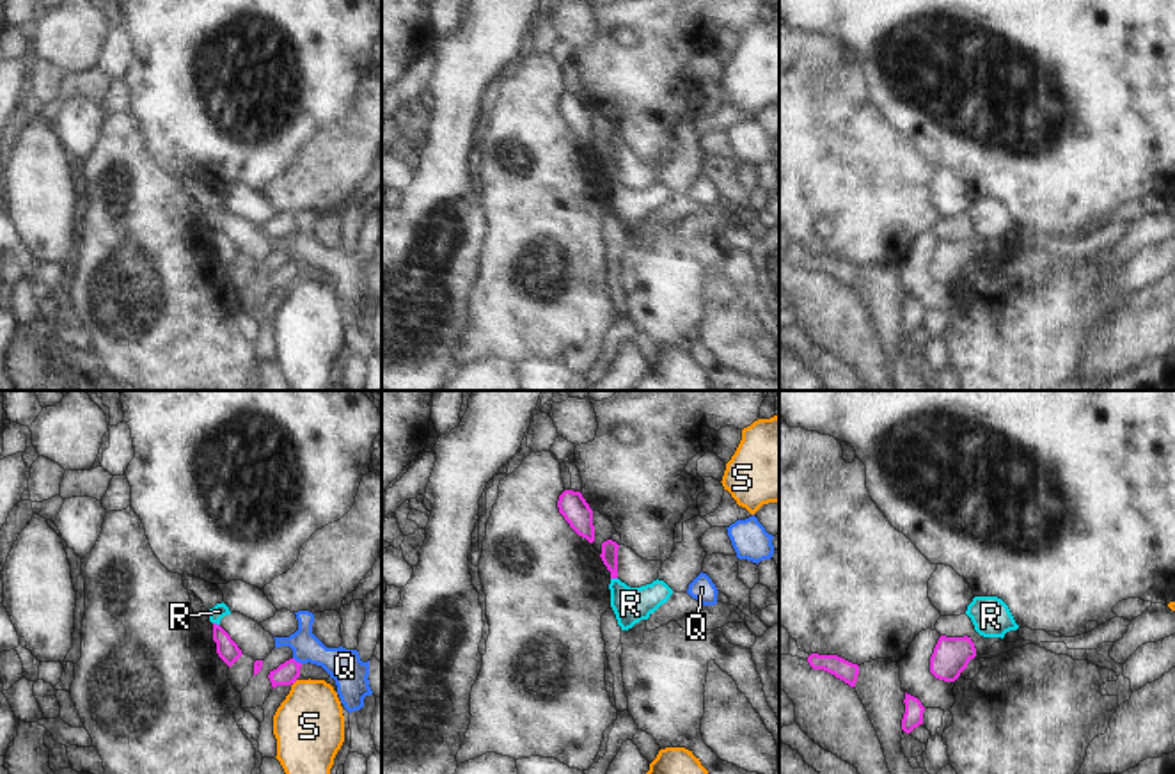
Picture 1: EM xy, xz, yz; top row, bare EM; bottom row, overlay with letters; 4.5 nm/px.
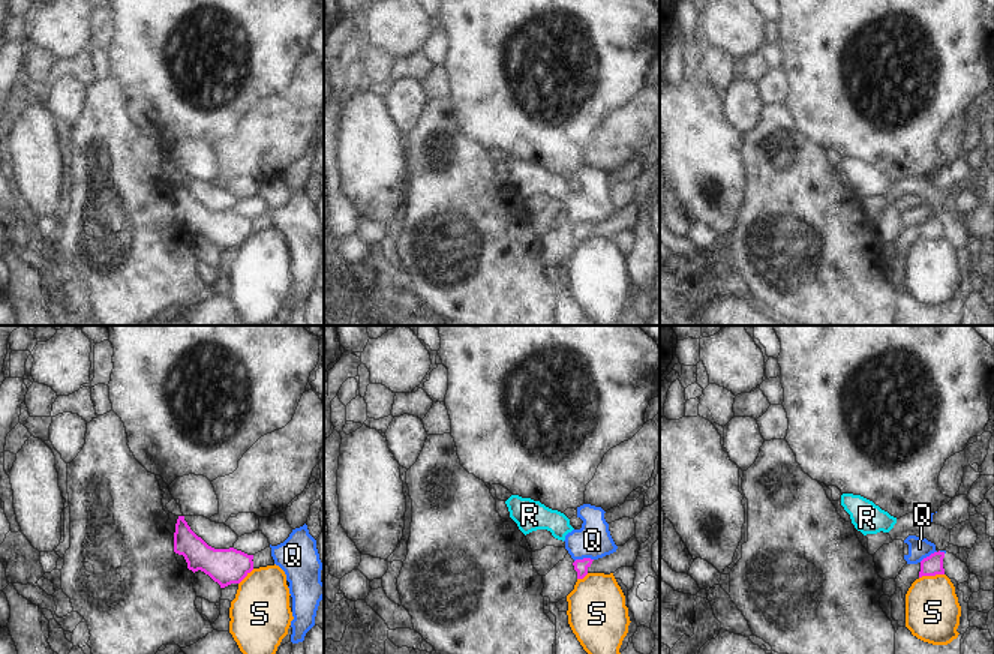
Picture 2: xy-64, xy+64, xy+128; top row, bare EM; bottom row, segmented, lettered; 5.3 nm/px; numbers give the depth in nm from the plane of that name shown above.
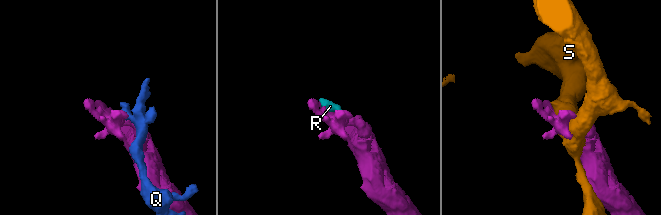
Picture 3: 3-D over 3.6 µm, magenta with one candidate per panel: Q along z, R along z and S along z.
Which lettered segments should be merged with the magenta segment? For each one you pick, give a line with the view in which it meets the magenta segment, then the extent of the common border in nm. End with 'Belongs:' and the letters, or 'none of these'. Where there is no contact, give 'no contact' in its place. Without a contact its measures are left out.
Belongs: none of these

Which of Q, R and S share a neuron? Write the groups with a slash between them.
Q R / S

